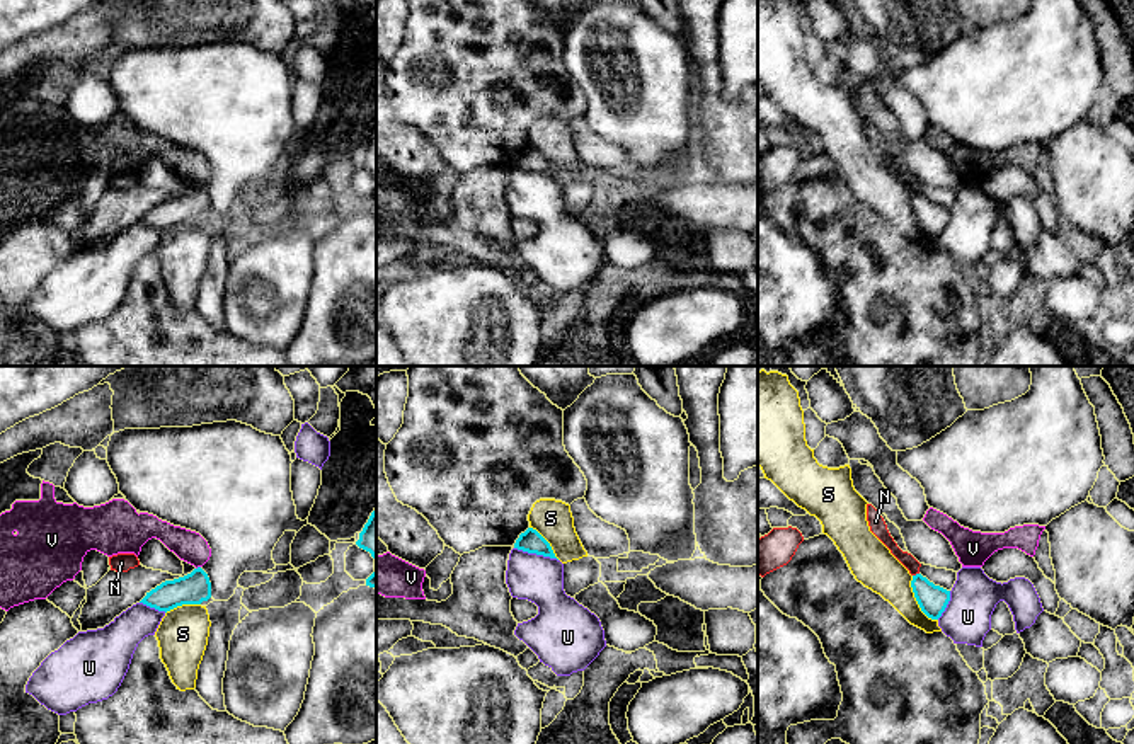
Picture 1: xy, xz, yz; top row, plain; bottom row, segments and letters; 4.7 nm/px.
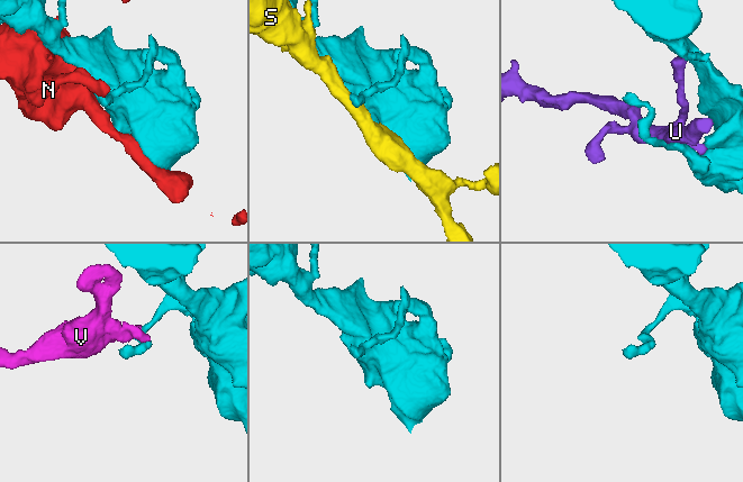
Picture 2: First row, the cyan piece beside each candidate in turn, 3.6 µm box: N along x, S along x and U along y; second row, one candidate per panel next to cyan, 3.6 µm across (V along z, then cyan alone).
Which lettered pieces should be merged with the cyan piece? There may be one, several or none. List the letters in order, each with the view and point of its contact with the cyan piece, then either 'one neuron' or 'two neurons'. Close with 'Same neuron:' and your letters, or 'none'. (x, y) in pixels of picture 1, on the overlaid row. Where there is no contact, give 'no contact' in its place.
N: contact yz (916, 574); two neurons
S: contact yz (916, 600); two neurons
U: contact xz (537, 554); two neurons
V: contact xy (198, 567); two neurons
Same neuron: none

